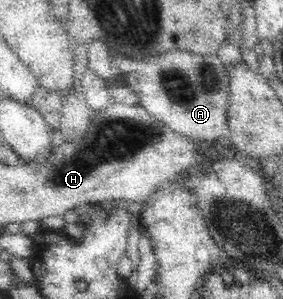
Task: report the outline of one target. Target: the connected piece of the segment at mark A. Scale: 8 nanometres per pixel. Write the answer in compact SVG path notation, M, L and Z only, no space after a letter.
M108 50L110 61L120 66L122 71L128 74L128 85L137 93L139 104L146 108L154 118L162 121L175 133L185 135L201 142L214 144L216 139L230 136L228 113L230 113L230 74L226 65L220 61L216 54L190 55L183 51L172 51L168 55L160 57L148 57L144 62L136 62L136 59L127 59L123 55L111 55Z

